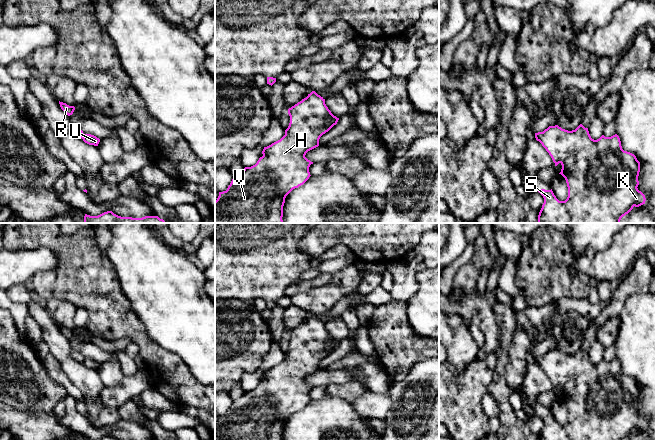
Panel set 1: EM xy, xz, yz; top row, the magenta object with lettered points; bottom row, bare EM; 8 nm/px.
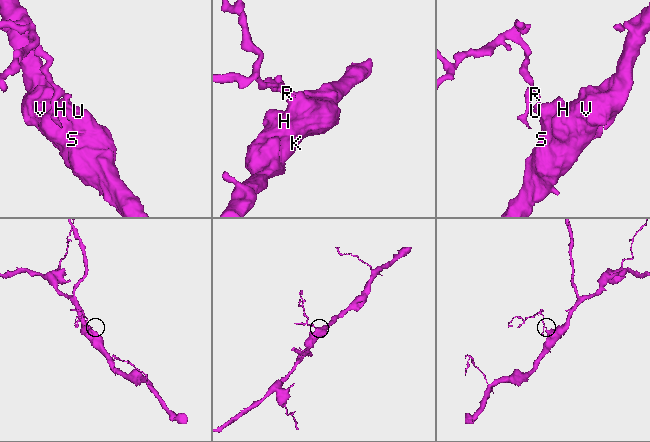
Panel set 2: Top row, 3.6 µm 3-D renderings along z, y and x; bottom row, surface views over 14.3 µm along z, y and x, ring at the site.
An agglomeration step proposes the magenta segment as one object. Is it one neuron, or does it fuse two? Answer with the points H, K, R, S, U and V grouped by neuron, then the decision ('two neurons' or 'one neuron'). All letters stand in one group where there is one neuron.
H K S U V / R; two neurons

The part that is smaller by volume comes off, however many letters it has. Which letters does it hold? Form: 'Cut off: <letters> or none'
Cut off: R

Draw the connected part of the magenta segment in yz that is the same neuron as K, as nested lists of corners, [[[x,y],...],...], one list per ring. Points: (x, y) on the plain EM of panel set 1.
[[[580,348],[575,354],[568,355],[558,349],[549,350],[537,361],[535,361],[551,380],[555,390],[562,389],[561,398],[567,407],[568,421],[565,425],[559,425],[552,413],[538,413],[543,420],[544,427],[538,440],[625,440],[633,431],[645,428],[645,419],[638,414],[638,400],[640,396],[640,386],[636,380],[624,375],[620,362],[617,358],[611,361],[602,359],[599,363],[591,362],[588,352]]]

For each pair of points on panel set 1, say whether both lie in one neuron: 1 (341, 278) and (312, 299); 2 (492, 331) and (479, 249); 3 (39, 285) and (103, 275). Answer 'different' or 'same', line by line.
1: same
2: same
3: same

